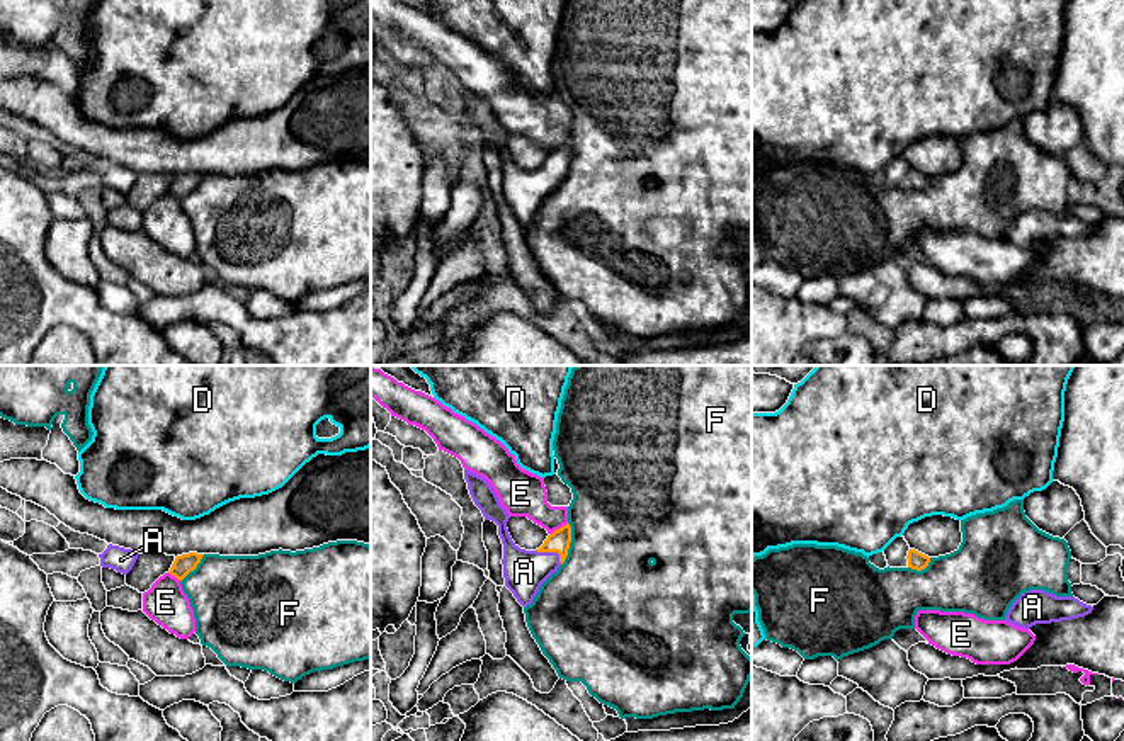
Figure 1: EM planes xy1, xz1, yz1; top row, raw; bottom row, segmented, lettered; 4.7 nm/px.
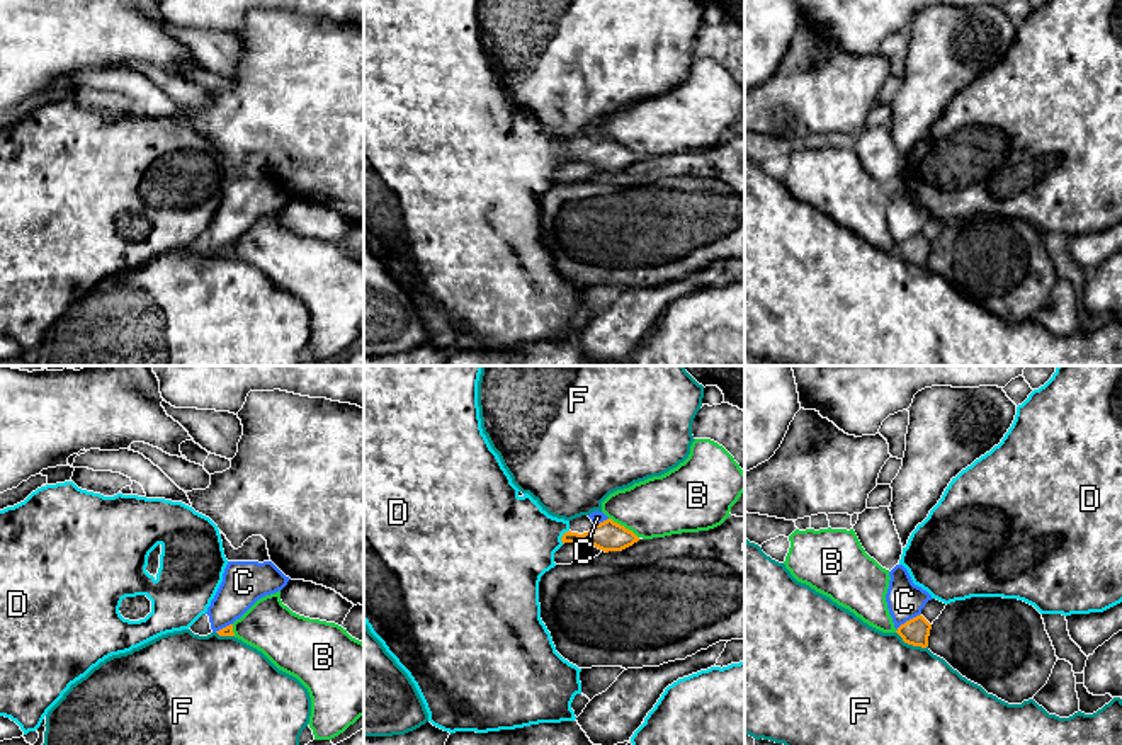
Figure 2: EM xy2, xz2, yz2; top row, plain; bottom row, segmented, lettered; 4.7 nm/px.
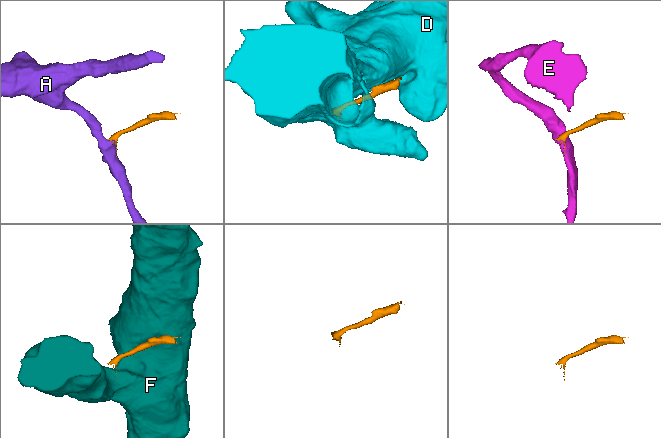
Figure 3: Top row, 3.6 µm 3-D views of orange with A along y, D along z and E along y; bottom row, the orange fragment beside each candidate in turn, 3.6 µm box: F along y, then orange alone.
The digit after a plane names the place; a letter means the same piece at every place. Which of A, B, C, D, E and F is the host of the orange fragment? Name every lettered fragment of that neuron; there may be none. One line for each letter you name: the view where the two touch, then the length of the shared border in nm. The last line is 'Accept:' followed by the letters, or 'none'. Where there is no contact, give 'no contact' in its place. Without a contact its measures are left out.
A: contact in xz1; length 140 nm
Accept: A

